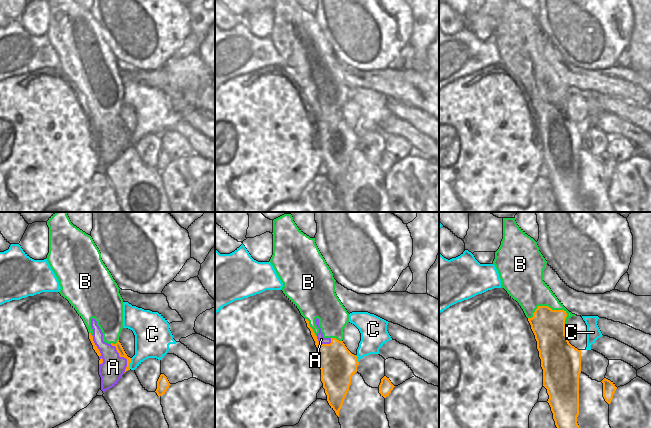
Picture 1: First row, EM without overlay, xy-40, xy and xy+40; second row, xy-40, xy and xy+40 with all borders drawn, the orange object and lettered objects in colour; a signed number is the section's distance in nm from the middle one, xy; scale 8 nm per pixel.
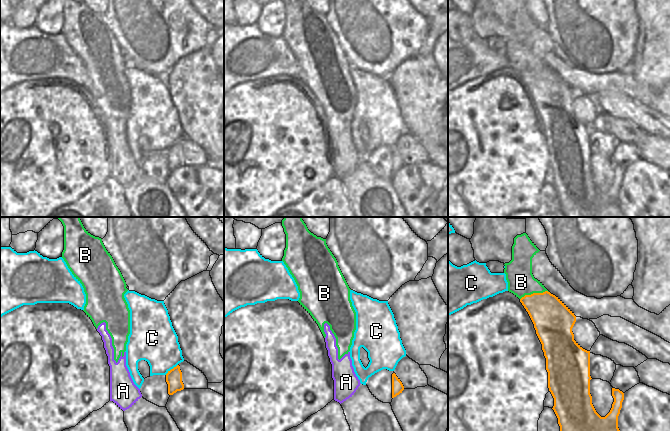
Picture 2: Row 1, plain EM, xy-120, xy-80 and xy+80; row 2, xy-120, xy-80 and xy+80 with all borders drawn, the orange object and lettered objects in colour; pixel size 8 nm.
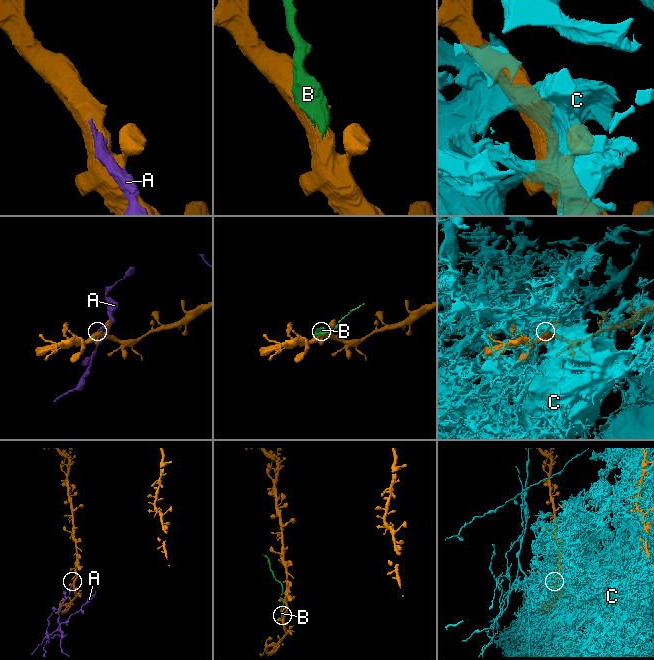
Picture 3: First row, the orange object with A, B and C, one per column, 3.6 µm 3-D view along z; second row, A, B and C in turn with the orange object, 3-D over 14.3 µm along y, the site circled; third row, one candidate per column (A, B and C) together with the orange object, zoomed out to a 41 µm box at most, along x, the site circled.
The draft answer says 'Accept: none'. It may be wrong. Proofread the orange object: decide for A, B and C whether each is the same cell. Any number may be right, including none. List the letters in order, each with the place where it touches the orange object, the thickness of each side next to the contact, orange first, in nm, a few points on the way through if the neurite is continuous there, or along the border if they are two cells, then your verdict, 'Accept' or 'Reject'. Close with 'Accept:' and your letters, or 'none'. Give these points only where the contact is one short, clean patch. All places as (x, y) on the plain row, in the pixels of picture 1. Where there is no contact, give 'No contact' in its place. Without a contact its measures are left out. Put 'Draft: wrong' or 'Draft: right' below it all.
A: Touches orange at xy-40 (123, 132). Thickness 60 nm (orange) against 190 nm. Reject
B: Touches orange at xy+40 (545, 82). Thickness 260 nm (orange) against 300 nm. Reject
C: Touches orange at xy-40 (130, 138). Thickness 60 nm (orange) against 280 nm. Reject
Accept: none.
Draft: right

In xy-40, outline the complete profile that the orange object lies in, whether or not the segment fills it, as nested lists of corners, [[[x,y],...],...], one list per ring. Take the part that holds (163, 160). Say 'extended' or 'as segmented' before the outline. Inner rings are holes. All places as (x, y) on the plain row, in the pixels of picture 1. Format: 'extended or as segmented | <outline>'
as segmented | [[[161,150],[157,157],[157,165],[155,168],[158,172],[162,172],[165,170],[170,161],[171,160],[169,159],[167,153],[164,150]]]

